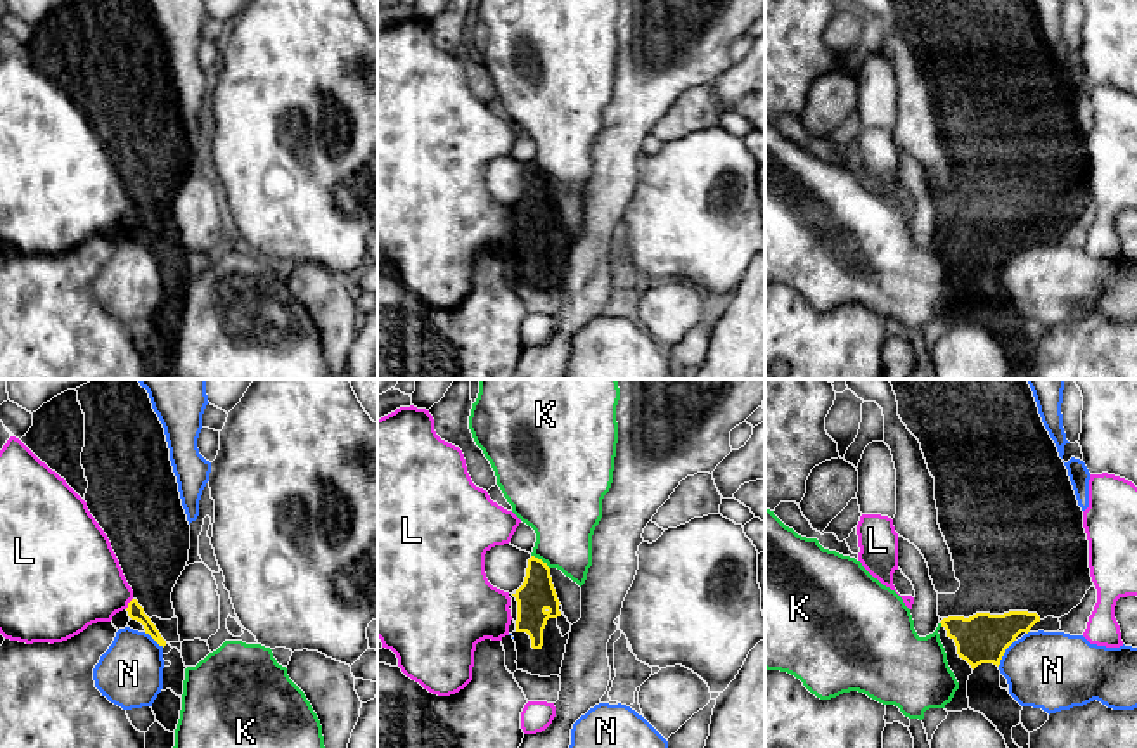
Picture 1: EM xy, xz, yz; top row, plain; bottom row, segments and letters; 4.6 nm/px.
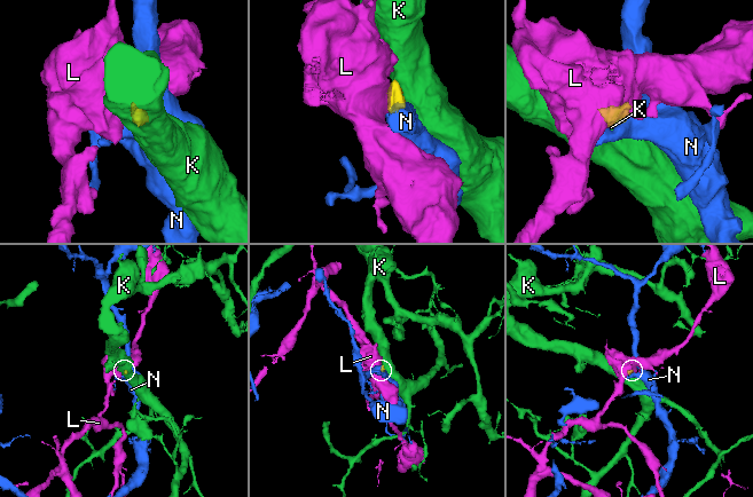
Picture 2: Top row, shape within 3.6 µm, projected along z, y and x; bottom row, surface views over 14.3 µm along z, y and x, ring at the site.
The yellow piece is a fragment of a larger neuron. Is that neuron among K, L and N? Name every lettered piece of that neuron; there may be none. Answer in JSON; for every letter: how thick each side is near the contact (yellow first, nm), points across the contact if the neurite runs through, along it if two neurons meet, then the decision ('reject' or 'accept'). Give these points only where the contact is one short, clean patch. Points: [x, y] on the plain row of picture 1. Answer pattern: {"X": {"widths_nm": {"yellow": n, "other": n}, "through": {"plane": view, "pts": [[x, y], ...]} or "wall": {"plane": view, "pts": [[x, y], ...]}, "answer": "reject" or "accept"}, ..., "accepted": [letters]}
{"K": {"widths_nm": {"yellow": 160, "other": 320}, "wall": {"plane": "xz", "pts": [[532, 167], [549, 180]]}, "answer": "reject"}, "L": {"widths_nm": {"yellow": 80, "other": 400}, "wall": {"plane": "xy", "pts": [[132, 210], [125, 220]]}, "answer": "reject"}, "N": {"widths_nm": {"yellow": 240, "other": 360}, "wall": {"plane": "yz", "pts": [[1014, 251], [997, 277]]}, "answer": "reject"}, "accepted": []}

